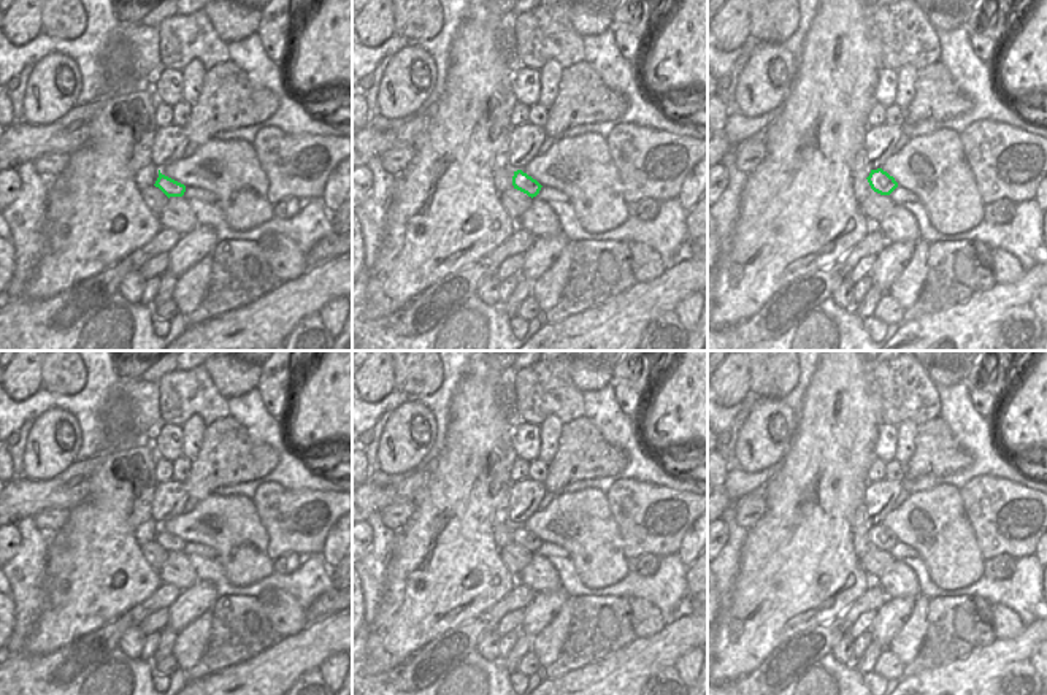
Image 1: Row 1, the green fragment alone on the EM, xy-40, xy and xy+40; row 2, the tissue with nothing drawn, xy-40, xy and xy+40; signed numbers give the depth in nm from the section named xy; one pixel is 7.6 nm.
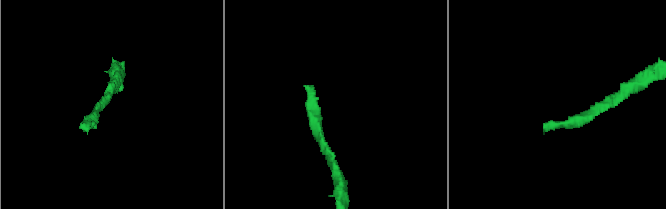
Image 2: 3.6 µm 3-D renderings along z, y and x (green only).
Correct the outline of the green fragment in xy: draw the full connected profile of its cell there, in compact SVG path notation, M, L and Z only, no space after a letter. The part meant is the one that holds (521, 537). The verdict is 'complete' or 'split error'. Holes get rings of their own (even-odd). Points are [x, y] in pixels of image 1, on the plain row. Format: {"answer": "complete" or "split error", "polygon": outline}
{"answer": "complete", "polygon": "M522 525L514 527L512 541L514 544L527 549L531 554L536 552L543 543L536 535L533 535Z"}

